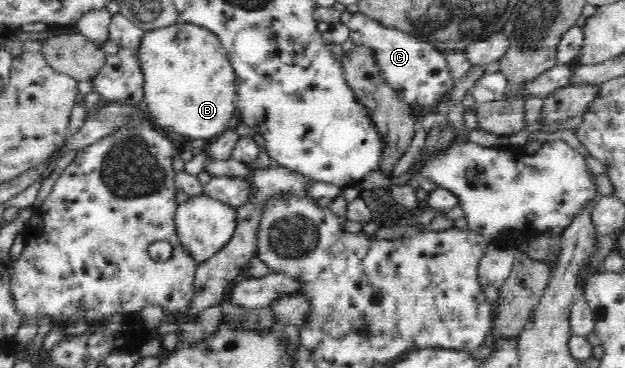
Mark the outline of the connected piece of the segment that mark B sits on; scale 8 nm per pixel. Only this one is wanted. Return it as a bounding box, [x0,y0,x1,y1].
[139,24,239,142]

